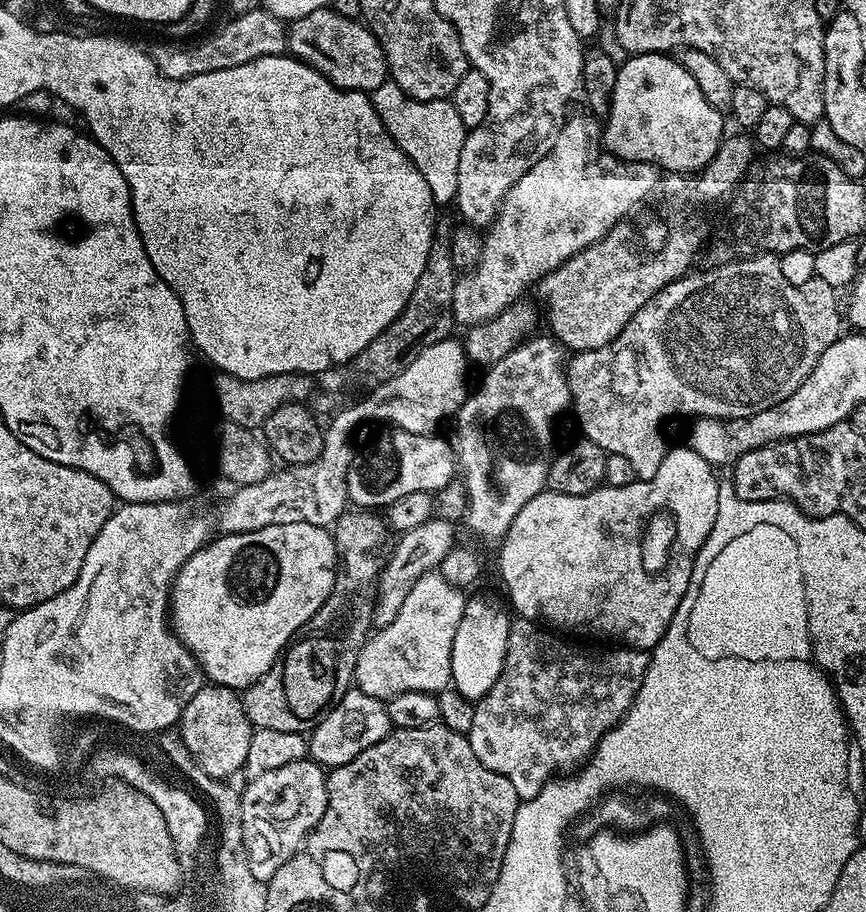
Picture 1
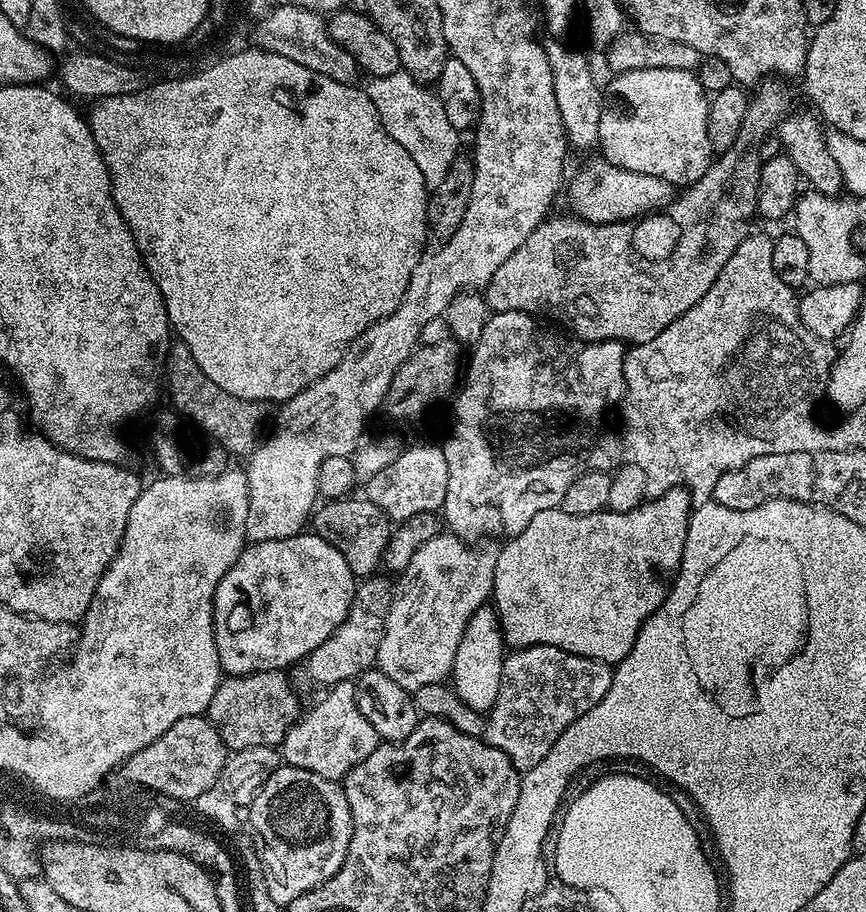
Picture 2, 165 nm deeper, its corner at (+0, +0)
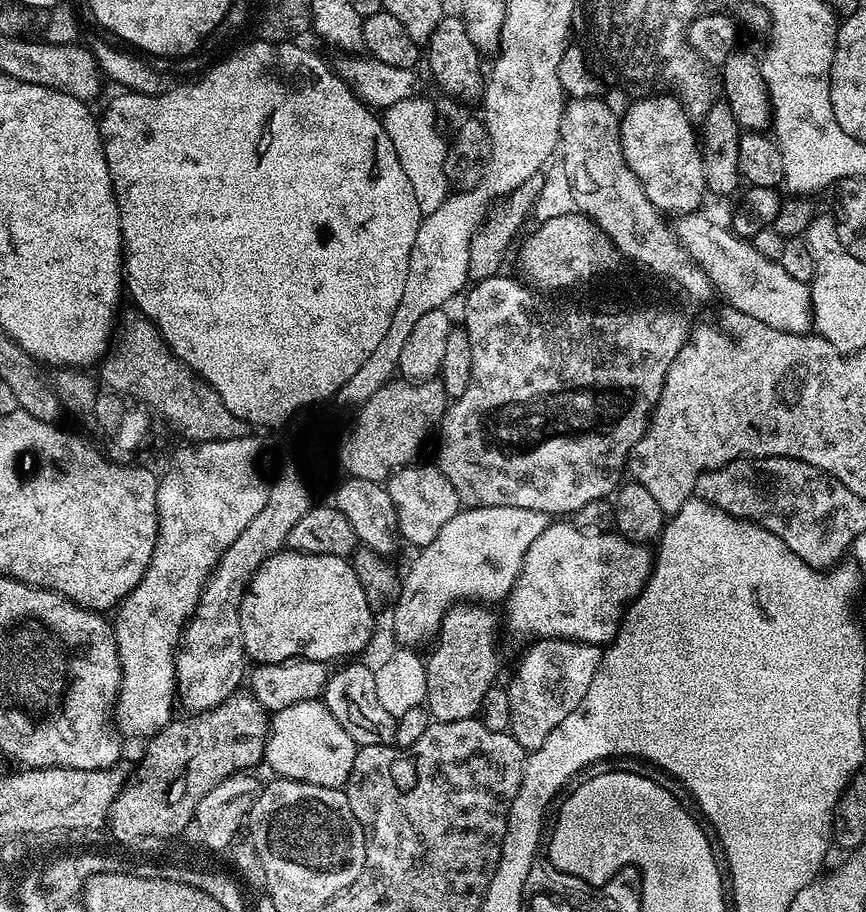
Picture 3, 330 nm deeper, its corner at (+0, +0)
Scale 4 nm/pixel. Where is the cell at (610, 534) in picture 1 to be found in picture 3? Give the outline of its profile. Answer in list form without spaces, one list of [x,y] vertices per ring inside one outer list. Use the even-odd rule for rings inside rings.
[[[564,522],[564,524],[549,523],[548,528],[542,530],[542,534],[538,534],[538,538],[534,538],[534,542],[526,550],[526,558],[522,562],[520,572],[517,573],[515,583],[506,596],[508,605],[504,608],[504,616],[502,612],[503,627],[504,624],[508,627],[508,632],[514,639],[528,640],[527,642],[535,642],[537,640],[579,640],[581,644],[598,644],[601,646],[611,644],[612,639],[616,637],[616,633],[620,631],[628,605],[644,591],[644,585],[648,583],[650,552],[647,552],[643,546],[645,546],[643,543],[623,534],[590,534],[589,532],[578,531],[568,522]]]

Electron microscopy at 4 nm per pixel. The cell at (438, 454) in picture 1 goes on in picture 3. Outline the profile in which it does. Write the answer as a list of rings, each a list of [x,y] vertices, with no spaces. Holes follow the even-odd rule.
[[[409,466],[393,472],[386,481],[388,489],[388,503],[396,513],[396,526],[401,537],[404,536],[415,546],[423,546],[434,542],[438,538],[438,530],[454,518],[454,514],[461,511],[462,505],[456,488],[446,478],[446,474],[439,467],[416,468]]]

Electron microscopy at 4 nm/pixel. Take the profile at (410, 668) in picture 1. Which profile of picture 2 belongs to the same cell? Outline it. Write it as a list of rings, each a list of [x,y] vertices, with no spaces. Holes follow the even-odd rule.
[[[439,534],[419,546],[409,560],[409,565],[399,573],[400,585],[395,585],[392,594],[390,614],[386,618],[386,634],[378,646],[378,658],[375,667],[379,668],[386,678],[394,678],[398,686],[409,690],[418,686],[439,684],[449,679],[458,644],[462,641],[463,631],[471,615],[480,607],[489,603],[494,582],[494,566],[500,553],[495,543],[484,542],[473,546],[467,540],[459,540],[451,534]]]

